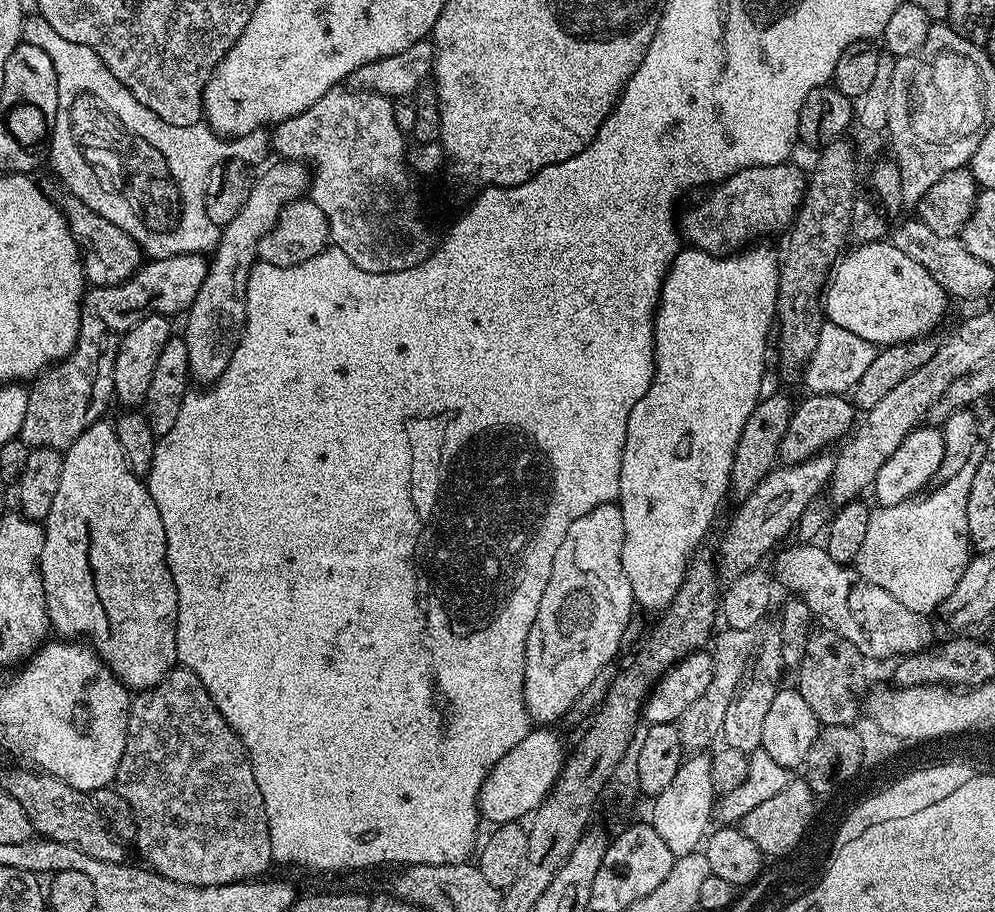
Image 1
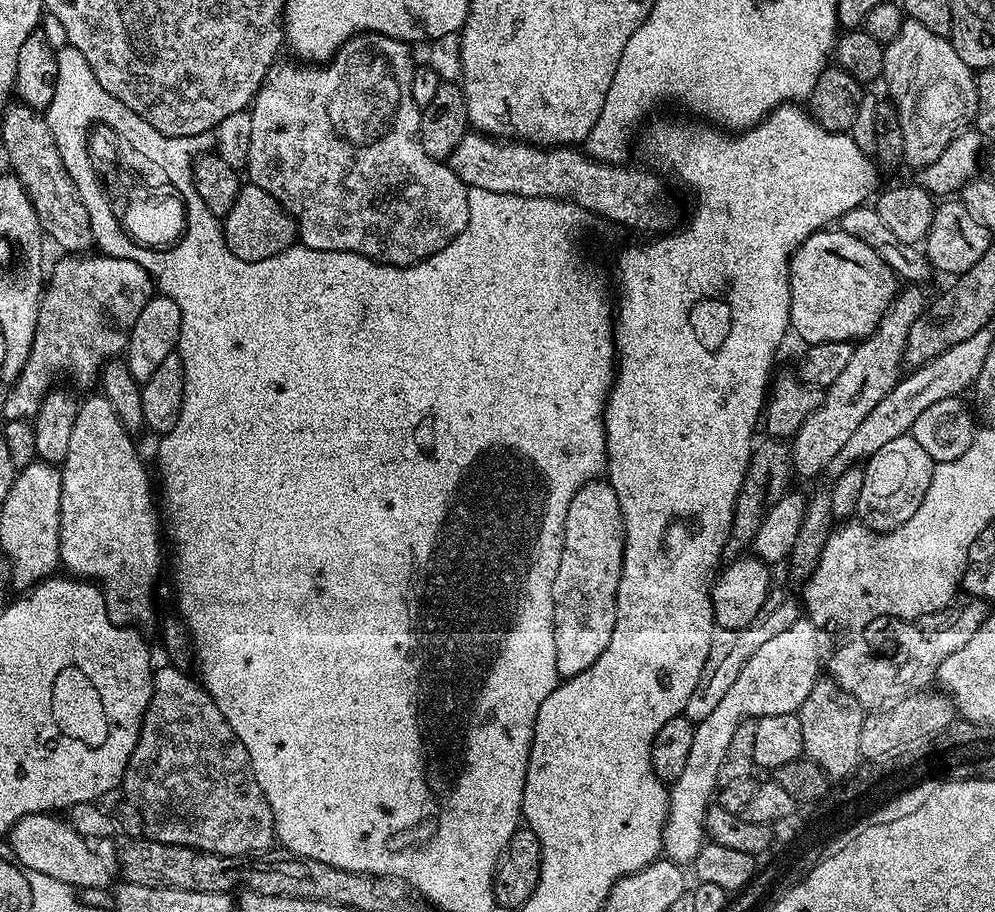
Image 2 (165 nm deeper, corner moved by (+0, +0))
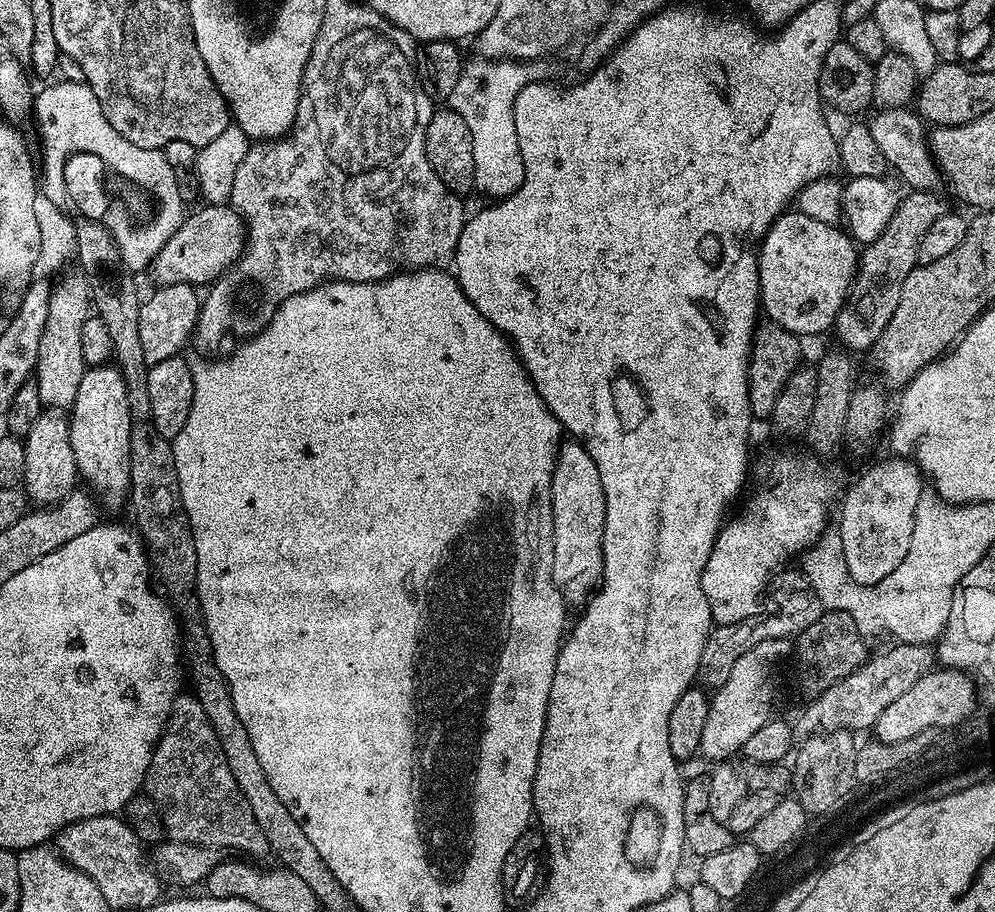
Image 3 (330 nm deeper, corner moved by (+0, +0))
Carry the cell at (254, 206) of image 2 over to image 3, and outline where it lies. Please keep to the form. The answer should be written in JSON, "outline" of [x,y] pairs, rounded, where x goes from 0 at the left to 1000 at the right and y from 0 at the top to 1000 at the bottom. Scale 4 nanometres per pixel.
{"outline":[[[206,223],[197,234],[186,236],[179,253],[165,266],[157,284],[153,286],[152,297],[157,297],[162,313],[191,311],[194,314],[212,313],[214,307],[224,303],[247,272],[247,250],[243,237],[236,227],[228,223]]]}

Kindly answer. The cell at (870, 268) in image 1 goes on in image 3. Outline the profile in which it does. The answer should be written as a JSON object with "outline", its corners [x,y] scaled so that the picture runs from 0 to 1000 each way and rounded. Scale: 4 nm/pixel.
{"outline":[[[793,230],[782,238],[769,257],[762,284],[764,332],[770,346],[772,342],[771,350],[775,354],[786,357],[805,371],[820,368],[839,356],[840,346],[852,329],[862,297],[862,269],[847,249],[822,243],[803,230]]]}

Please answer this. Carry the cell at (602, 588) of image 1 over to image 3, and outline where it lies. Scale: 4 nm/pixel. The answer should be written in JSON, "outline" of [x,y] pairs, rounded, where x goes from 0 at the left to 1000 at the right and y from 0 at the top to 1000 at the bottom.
{"outline":[[[564,486],[563,498],[559,501],[559,513],[555,518],[555,571],[557,572],[557,616],[555,633],[559,645],[565,651],[568,663],[590,663],[600,648],[607,630],[607,578],[609,577],[609,546],[605,535],[605,524],[601,522],[601,511],[597,502],[587,491],[586,486]]]}

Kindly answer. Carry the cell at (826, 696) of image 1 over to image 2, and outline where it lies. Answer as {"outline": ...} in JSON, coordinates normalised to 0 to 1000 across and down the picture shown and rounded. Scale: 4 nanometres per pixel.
{"outline":[[[823,746],[820,748],[818,757],[815,758],[813,765],[804,775],[802,784],[806,792],[808,829],[827,843],[830,851],[835,846],[846,849],[846,846],[854,844],[854,840],[858,838],[858,832],[861,830],[864,804],[870,784],[870,779],[865,772],[856,762],[850,761],[842,753],[839,747]]]}

